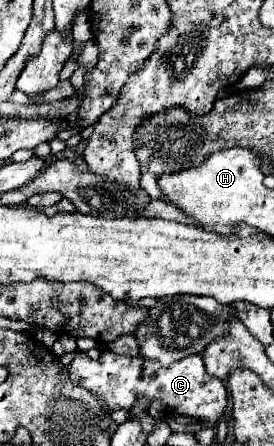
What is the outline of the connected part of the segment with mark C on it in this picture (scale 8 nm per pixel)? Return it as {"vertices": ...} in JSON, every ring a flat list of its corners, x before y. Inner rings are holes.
{"vertices":[[77,349,75,359,69,365,69,379,99,397,105,403,107,411,129,411,139,397,145,397,147,401,161,401,167,415,193,417,209,427,215,427,227,409,225,381,205,371,201,355,187,355,171,363,169,367,159,367,159,363,153,359,125,357,111,351,103,351,103,355,93,361,87,357,85,351]]}

